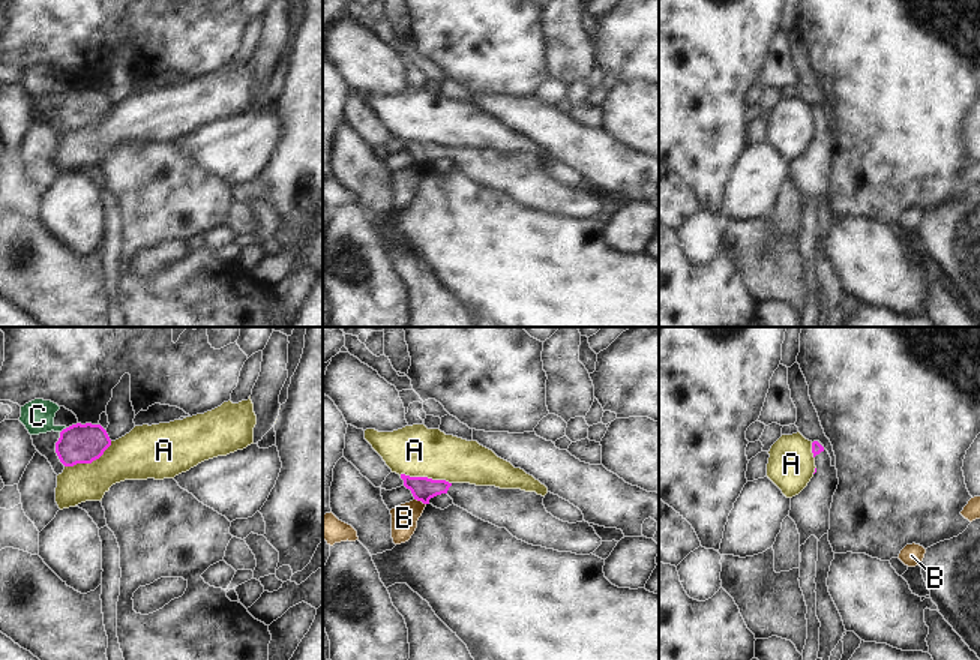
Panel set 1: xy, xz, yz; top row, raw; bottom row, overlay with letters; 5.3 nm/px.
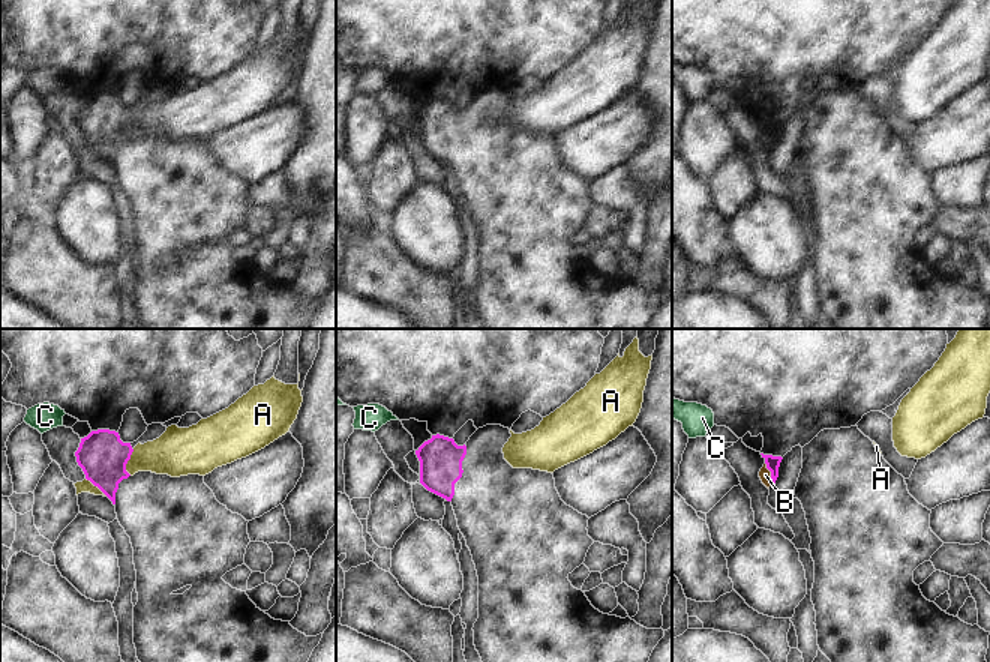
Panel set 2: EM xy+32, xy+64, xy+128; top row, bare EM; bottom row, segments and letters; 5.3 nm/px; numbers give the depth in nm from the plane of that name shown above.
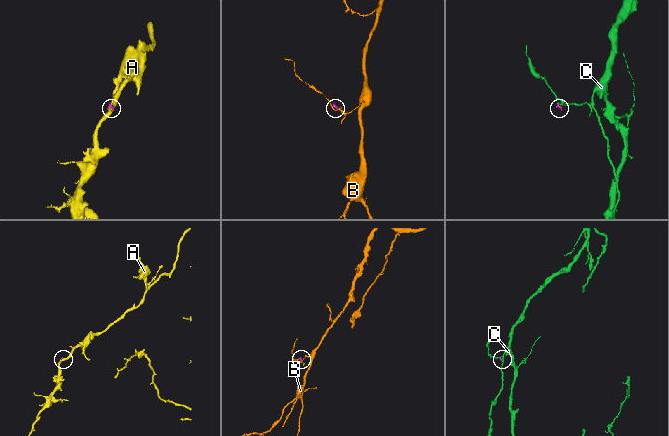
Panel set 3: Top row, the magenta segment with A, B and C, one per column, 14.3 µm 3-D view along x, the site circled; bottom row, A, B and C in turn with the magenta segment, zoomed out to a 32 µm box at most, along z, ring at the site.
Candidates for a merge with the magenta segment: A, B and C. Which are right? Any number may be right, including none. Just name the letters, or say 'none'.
none

